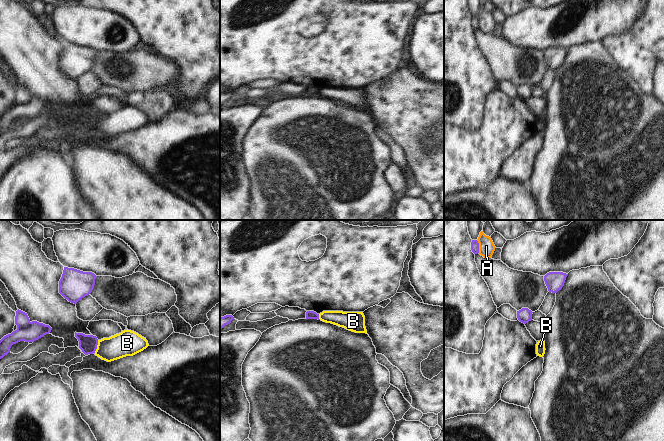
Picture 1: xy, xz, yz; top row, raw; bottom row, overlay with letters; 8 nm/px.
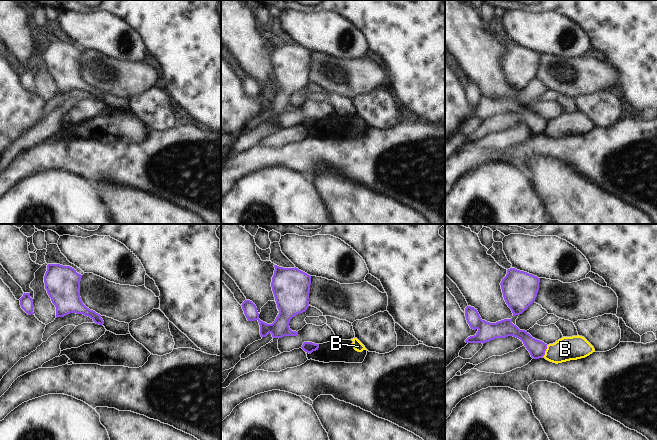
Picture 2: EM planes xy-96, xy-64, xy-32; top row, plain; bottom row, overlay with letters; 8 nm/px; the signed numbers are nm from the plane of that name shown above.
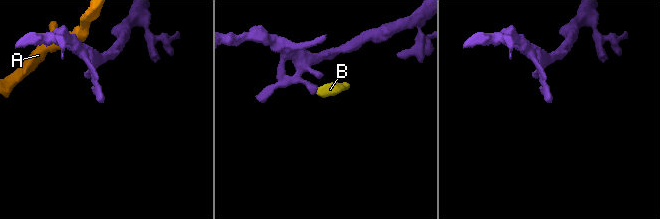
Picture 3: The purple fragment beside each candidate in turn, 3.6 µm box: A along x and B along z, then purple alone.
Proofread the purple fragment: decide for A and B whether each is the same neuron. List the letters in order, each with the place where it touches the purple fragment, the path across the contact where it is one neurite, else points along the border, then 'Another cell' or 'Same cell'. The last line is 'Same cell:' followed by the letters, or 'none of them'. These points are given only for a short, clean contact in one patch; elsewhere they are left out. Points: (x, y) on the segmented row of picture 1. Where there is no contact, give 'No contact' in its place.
A: Touches purple at yz (478, 246). Another cell
B: Touches purple at xy (96, 346). Boundary: xy (98, 340), (94, 352). Another cell
Same cell: none of them.

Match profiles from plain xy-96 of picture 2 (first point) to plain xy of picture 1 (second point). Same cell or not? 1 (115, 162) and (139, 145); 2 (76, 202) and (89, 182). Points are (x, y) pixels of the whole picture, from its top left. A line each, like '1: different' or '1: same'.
1: same
2: different

